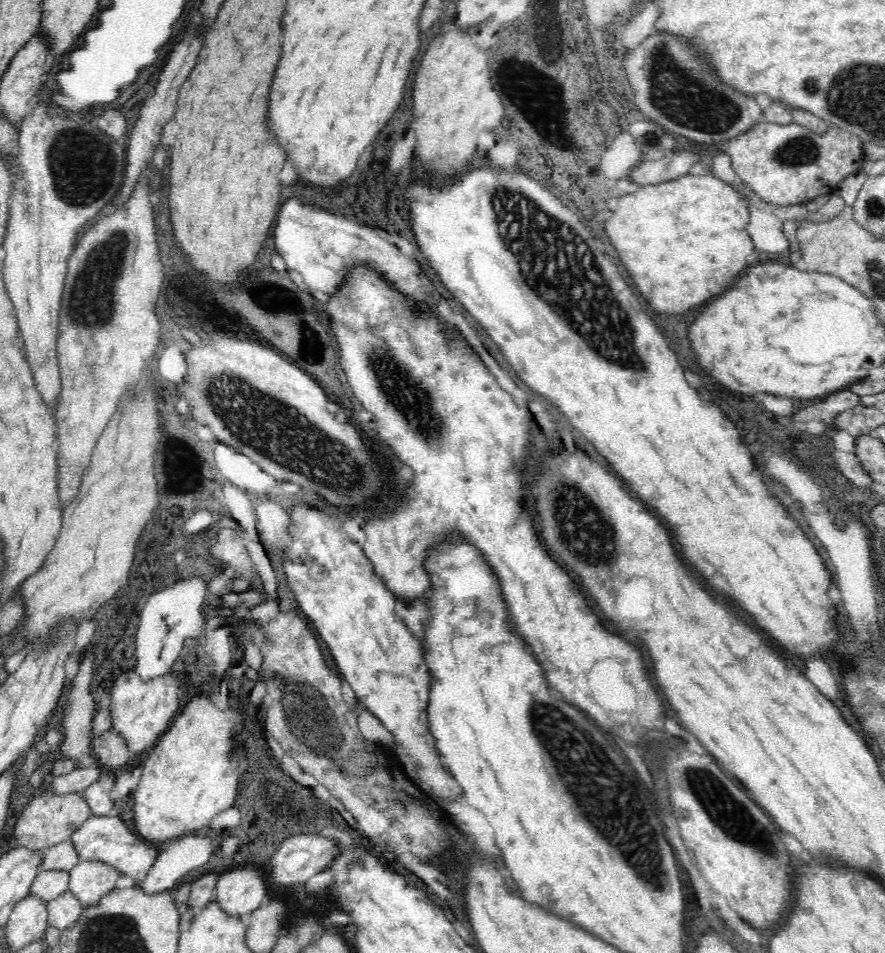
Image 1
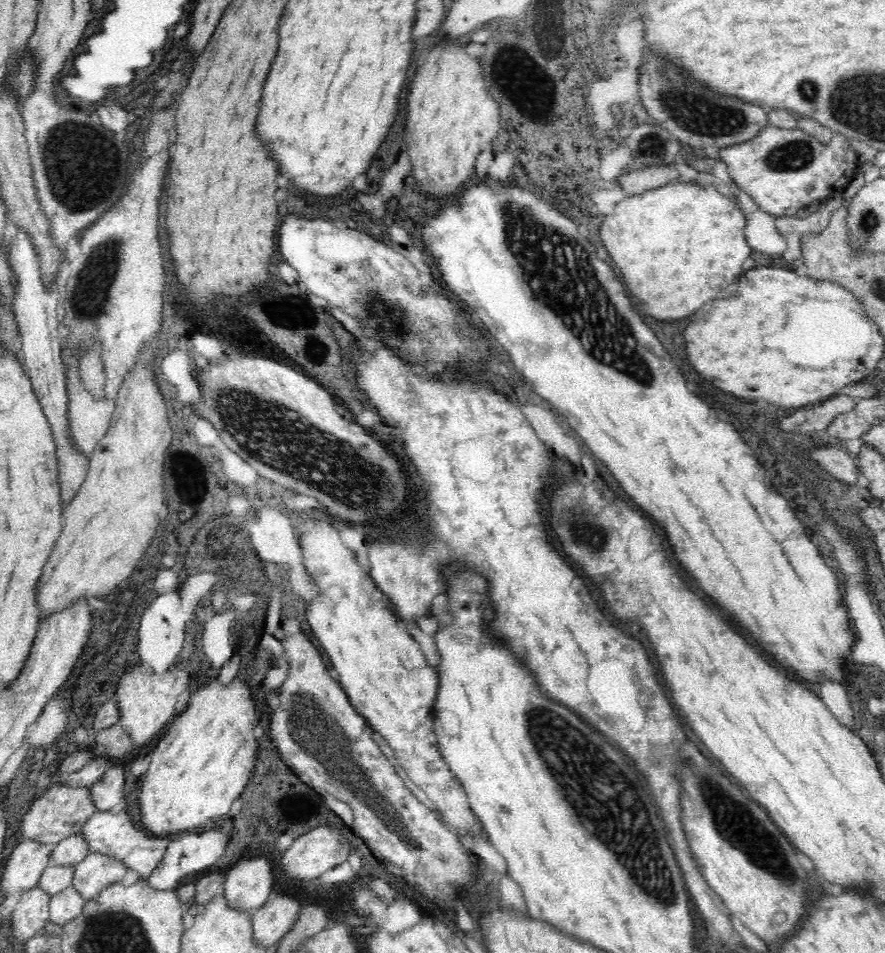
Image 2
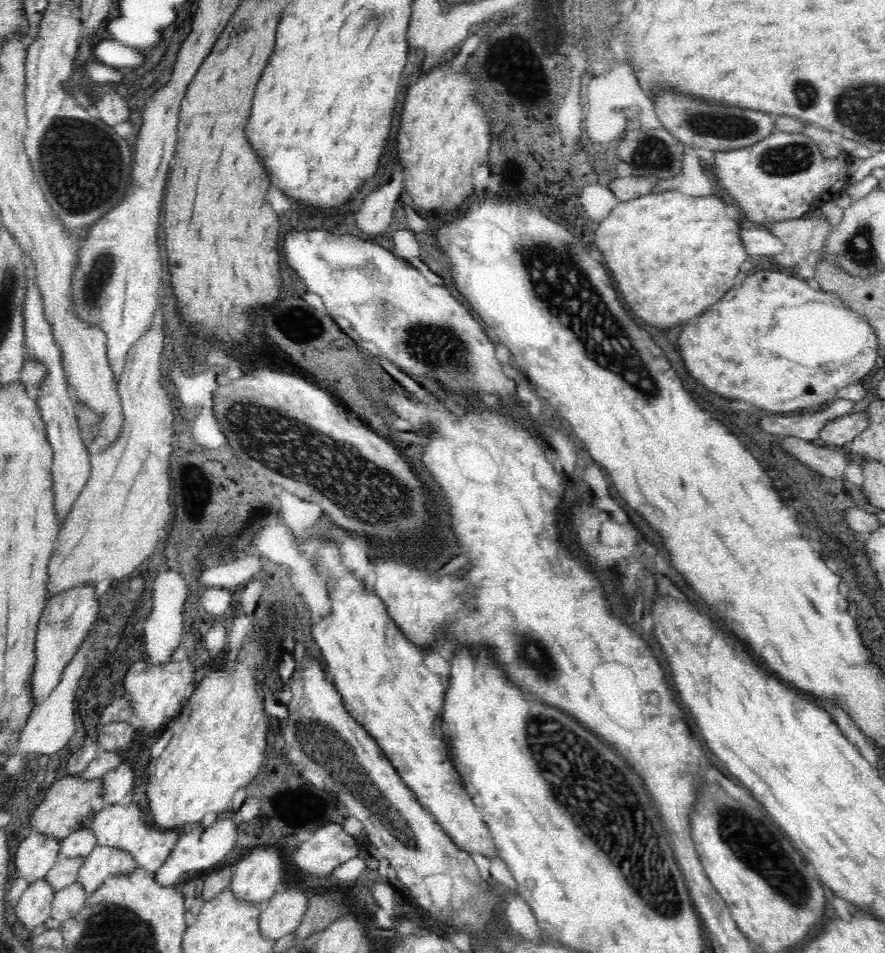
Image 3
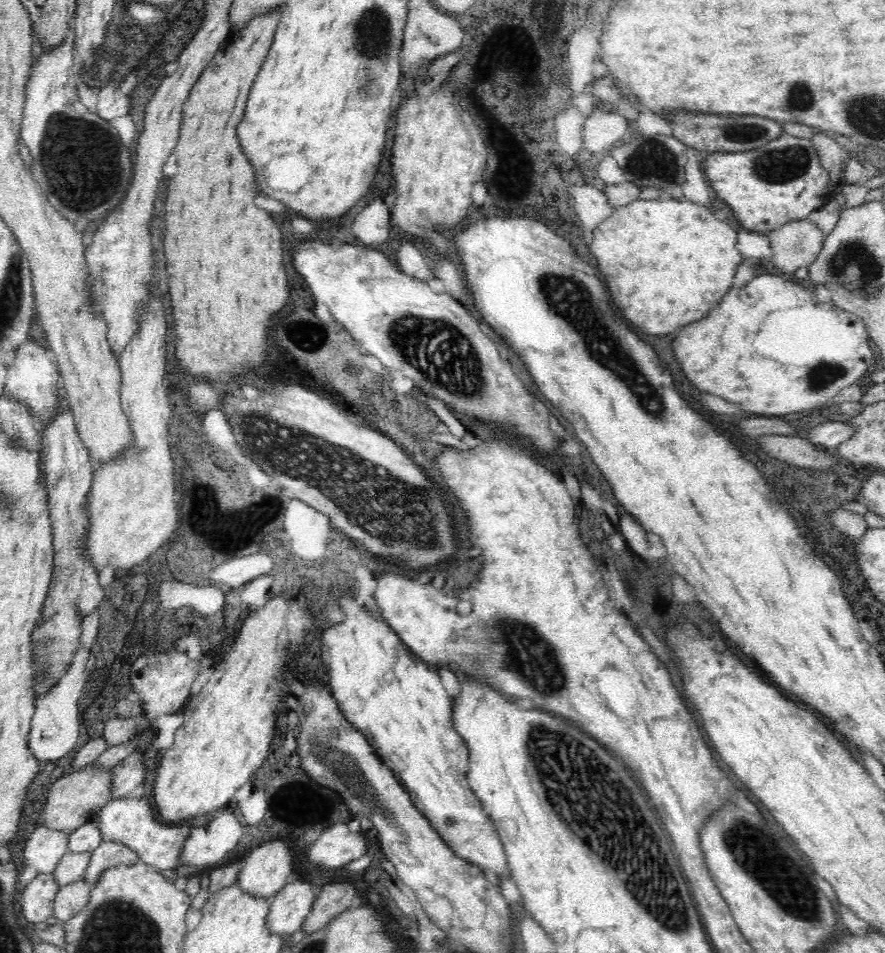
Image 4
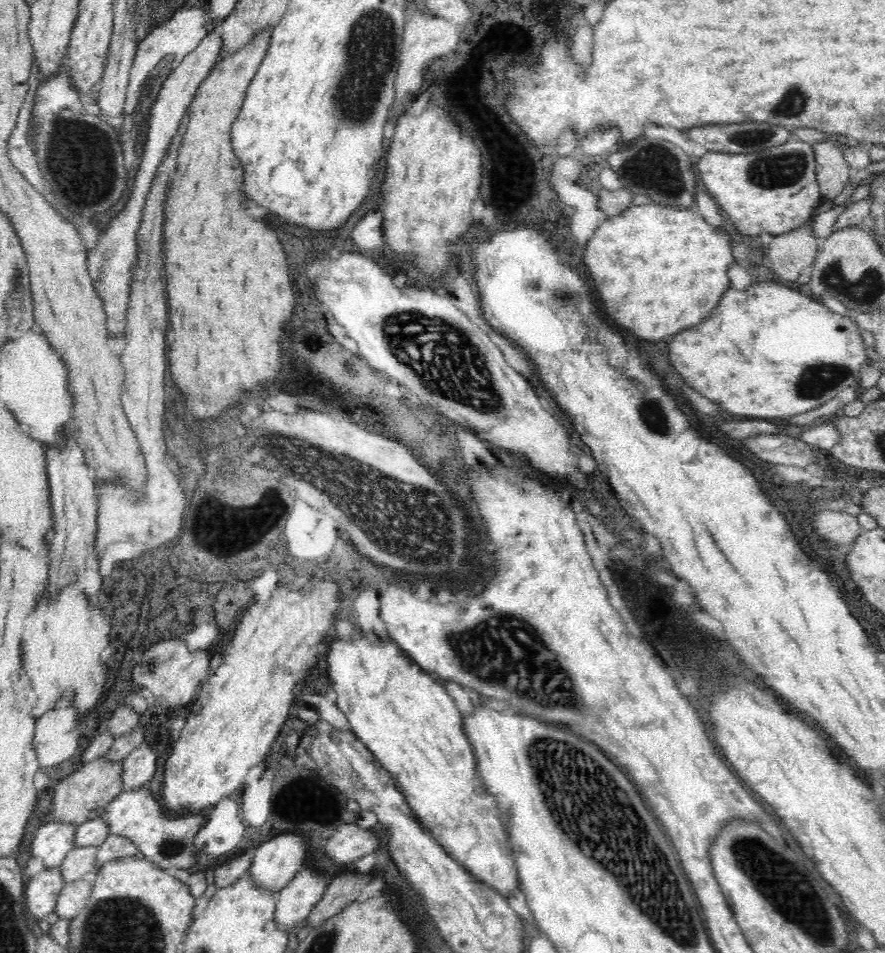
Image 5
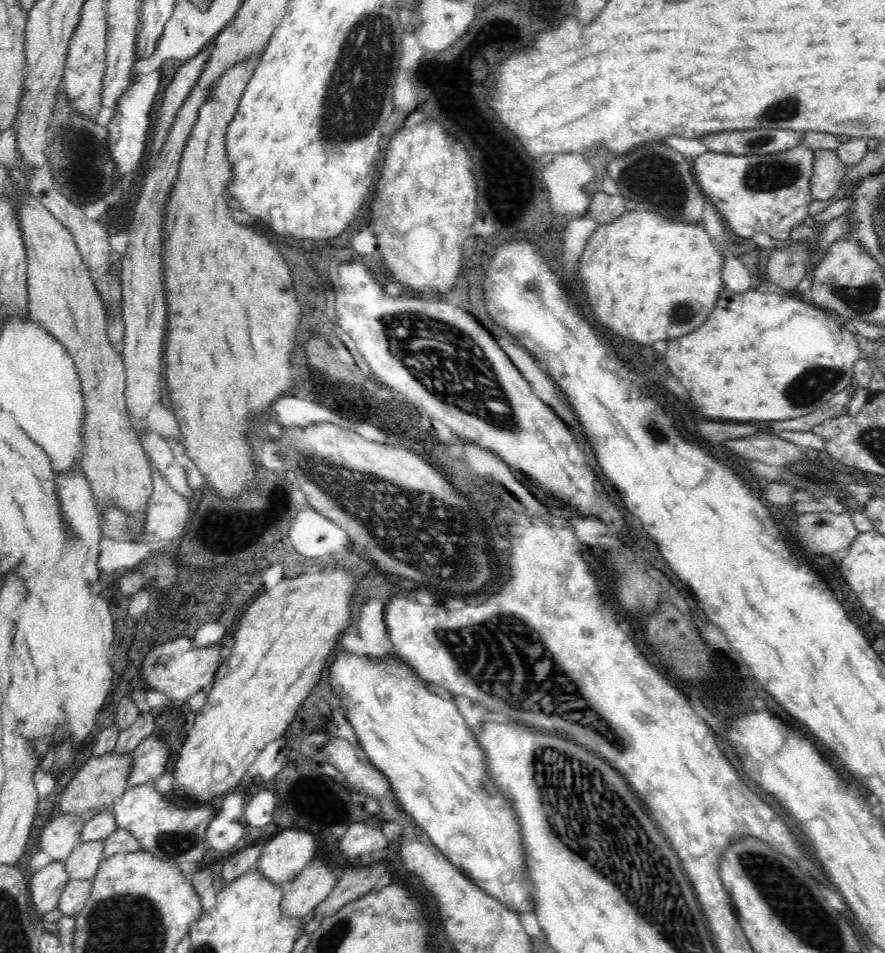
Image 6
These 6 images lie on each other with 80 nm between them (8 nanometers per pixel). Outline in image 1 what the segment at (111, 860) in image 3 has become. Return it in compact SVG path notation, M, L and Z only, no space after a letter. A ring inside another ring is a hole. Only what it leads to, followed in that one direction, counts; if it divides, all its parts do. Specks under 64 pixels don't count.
M97 860L79 861L69 870L69 891L80 901L83 908L94 906L113 890L121 876L109 864Z

